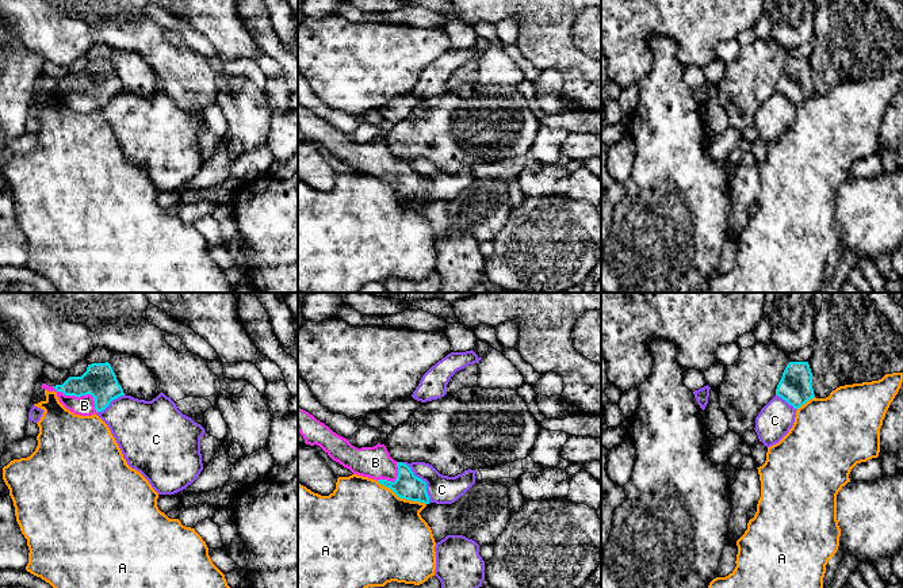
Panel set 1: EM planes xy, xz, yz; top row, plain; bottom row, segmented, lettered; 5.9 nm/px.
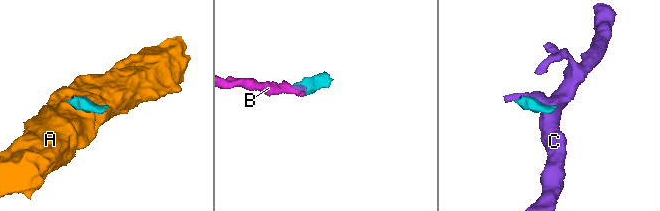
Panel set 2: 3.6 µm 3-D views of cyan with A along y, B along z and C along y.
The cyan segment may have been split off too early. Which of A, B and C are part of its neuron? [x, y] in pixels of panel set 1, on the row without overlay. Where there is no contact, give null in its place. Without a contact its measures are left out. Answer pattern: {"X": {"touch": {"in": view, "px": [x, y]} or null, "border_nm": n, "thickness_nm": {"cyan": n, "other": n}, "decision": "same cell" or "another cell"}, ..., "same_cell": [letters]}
{"A": {"touch": {"in": "xz", "px": [401, 194]}, "border_nm": 320, "thickness_nm": {"cyan": 150, "other": 500}, "decision": "another cell"}, "B": {"touch": {"in": "xy", "px": [80, 92]}, "border_nm": 320, "thickness_nm": {"cyan": 200, "other": 120}, "decision": "same cell"}, "C": {"touch": {"in": "xz", "px": [421, 176]}, "border_nm": 300, "thickness_nm": {"cyan": 150, "other": 180}, "decision": "another cell"}, "same_cell": ["B"]}

